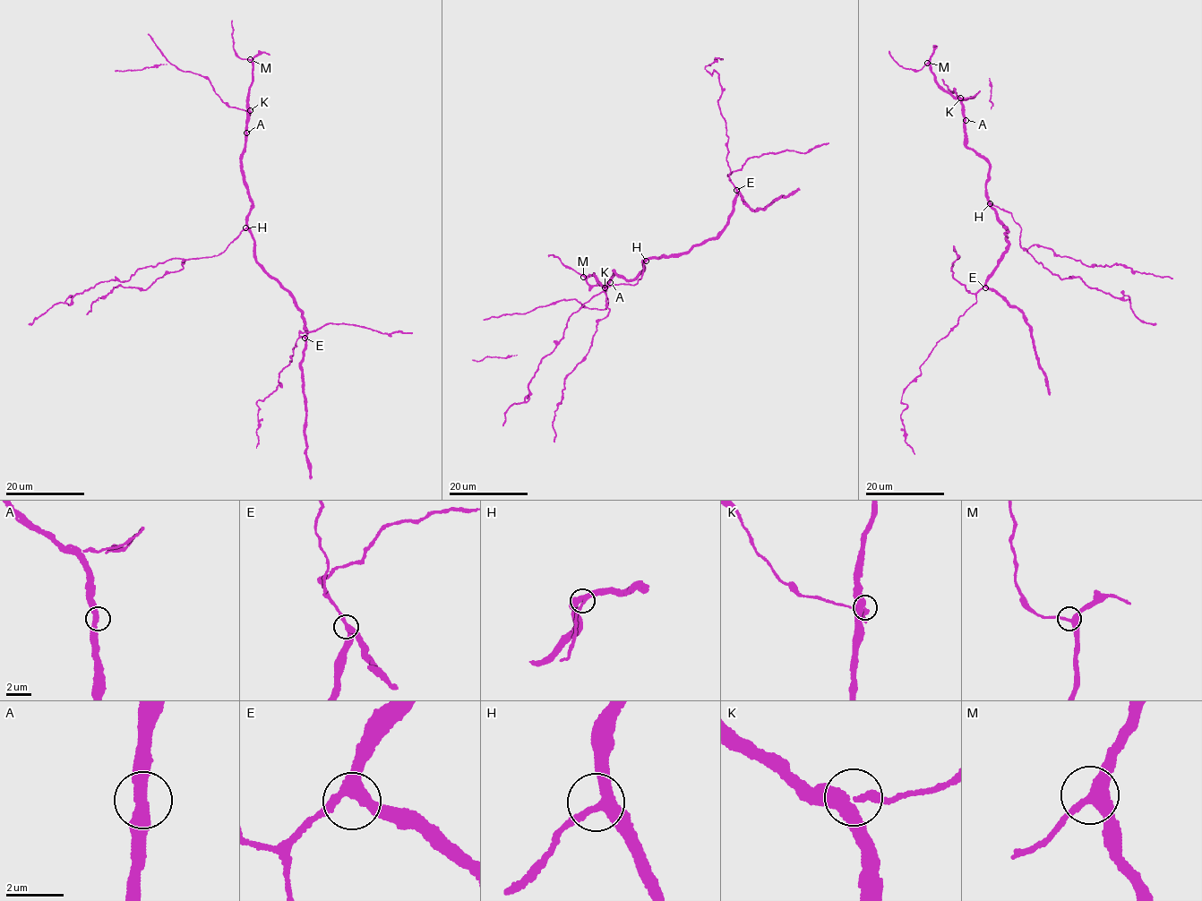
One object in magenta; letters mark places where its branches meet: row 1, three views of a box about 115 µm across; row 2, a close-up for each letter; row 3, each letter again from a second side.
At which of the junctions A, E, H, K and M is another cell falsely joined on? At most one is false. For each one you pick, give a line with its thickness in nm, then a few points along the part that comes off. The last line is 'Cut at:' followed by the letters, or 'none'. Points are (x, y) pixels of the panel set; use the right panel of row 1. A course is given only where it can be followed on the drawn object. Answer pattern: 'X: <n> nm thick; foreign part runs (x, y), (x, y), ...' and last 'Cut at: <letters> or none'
Cut at: none

